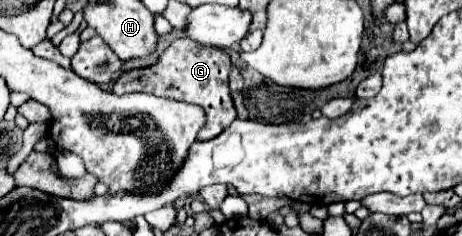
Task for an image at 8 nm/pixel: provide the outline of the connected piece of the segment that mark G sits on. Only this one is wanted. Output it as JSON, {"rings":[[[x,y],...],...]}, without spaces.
{"rings":[[[174,39],[170,43],[170,47],[164,49],[164,53],[160,55],[160,59],[154,65],[124,71],[116,79],[114,91],[116,93],[144,91],[144,93],[152,93],[156,97],[202,105],[208,121],[206,121],[206,127],[200,131],[198,139],[200,141],[212,139],[218,133],[222,133],[236,119],[236,109],[234,109],[234,101],[230,95],[230,87],[228,87],[230,67],[232,67],[232,63],[224,49],[202,49],[200,45],[192,45],[192,41],[188,41],[188,39]]]}

